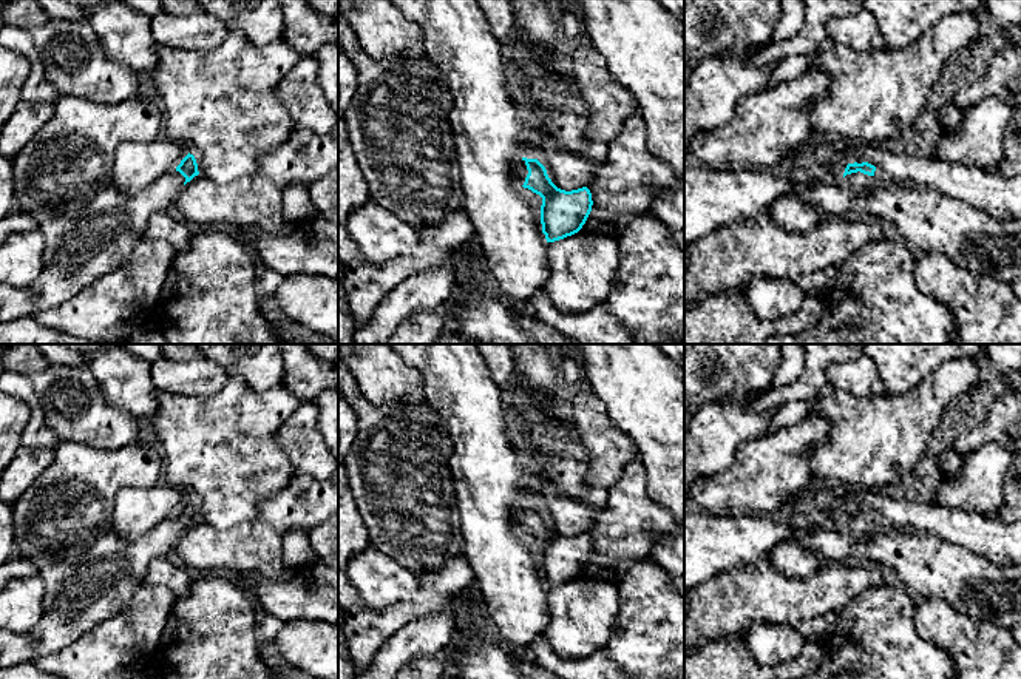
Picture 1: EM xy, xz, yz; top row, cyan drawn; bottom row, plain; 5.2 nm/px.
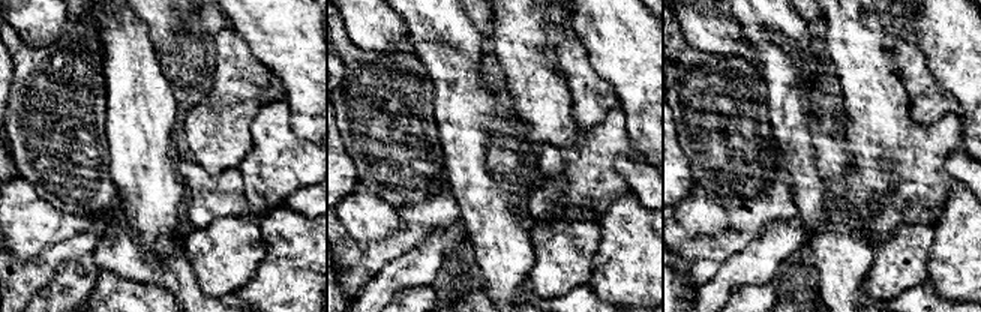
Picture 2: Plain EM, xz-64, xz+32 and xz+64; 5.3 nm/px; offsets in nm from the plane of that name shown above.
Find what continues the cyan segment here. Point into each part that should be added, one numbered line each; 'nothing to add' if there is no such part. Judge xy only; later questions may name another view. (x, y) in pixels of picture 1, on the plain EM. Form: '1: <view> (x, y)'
1: xy (81, 591)

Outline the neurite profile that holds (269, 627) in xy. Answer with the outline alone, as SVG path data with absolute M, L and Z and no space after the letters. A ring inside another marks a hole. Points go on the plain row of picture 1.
M264 614L263 619L258 622L258 636L266 644L270 645L278 633L283 628L283 622L270 614Z

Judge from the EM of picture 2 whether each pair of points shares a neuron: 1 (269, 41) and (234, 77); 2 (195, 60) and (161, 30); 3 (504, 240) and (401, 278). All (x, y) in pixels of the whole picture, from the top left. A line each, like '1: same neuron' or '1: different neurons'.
1: different neurons
2: same neuron
3: different neurons

